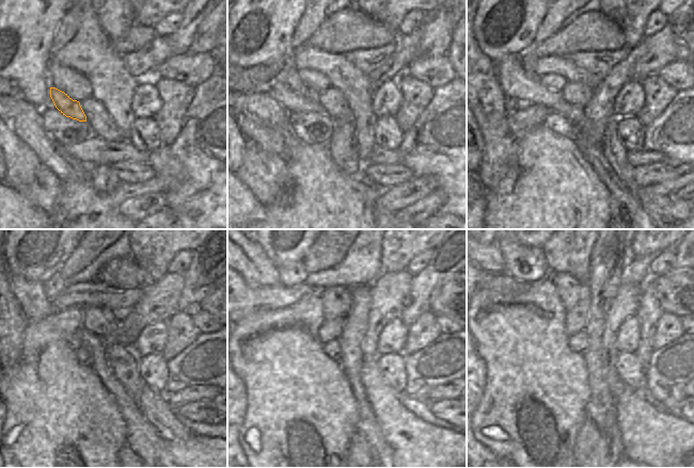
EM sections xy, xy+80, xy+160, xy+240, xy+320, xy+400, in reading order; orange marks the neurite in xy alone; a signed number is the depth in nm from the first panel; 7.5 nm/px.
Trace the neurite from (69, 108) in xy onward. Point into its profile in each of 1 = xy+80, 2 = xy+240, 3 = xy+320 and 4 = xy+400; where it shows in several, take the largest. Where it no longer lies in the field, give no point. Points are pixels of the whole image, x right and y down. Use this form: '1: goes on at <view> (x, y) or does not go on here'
1: goes on at xy+80 (293, 80)
2: goes on at xy+240 (52, 288)
3: goes on at xy+320 (289, 275)
4: goes on at xy+400 (524, 263)

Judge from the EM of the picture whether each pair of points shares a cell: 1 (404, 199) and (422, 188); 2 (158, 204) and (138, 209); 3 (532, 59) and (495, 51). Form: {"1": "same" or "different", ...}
{"1": "same", "2": "same", "3": "different"}

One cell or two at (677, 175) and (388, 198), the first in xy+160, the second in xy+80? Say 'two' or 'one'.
one

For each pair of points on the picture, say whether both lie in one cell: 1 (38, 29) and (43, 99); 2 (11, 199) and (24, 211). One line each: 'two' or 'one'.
1: one
2: one

